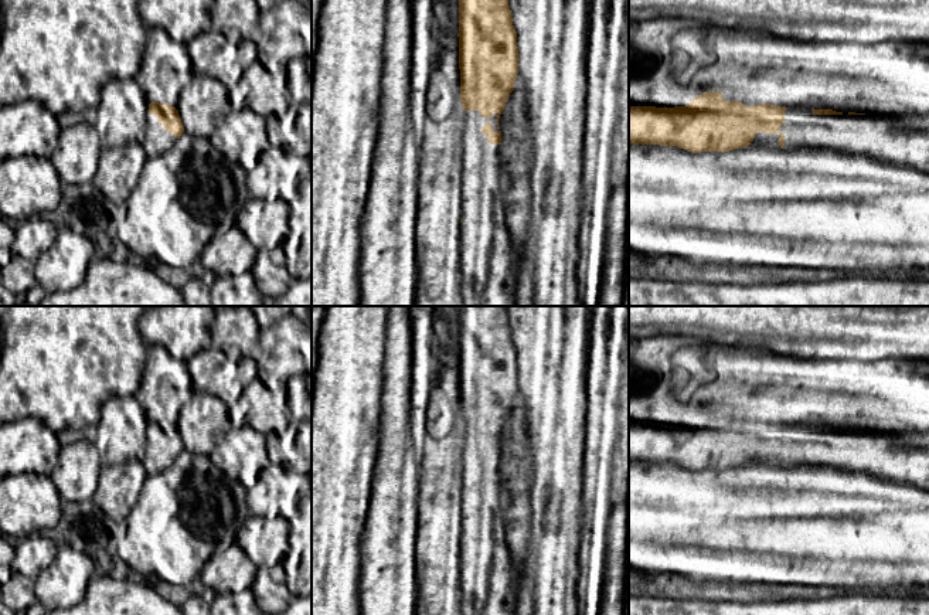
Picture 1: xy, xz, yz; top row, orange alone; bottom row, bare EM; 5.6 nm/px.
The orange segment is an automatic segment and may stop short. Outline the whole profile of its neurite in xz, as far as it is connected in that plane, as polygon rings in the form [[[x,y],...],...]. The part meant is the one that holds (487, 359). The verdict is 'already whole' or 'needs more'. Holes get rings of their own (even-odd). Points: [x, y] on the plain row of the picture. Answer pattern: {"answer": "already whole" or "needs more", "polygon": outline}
{"answer": "needs more", "polygon": [[[462,306],[457,354],[460,419],[466,442],[462,612],[515,615],[517,568],[504,536],[498,445],[518,391],[517,350],[507,306]]]}

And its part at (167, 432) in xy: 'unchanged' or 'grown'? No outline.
grown

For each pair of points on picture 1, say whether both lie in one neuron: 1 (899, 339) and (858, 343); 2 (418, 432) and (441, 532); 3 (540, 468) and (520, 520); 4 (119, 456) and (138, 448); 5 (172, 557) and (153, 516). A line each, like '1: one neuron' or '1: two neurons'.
1: one neuron
2: one neuron
3: two neurons
4: one neuron
5: one neuron

